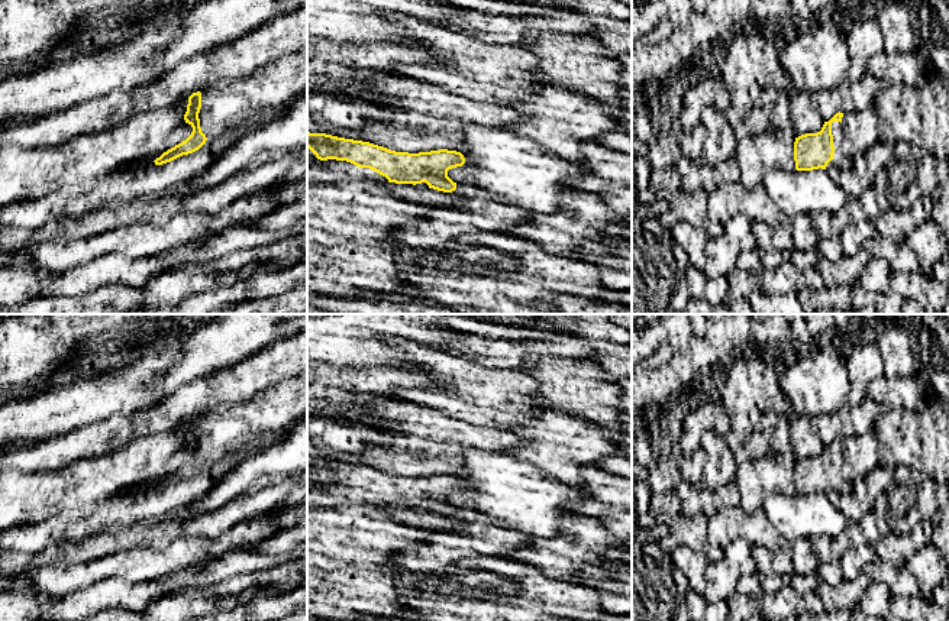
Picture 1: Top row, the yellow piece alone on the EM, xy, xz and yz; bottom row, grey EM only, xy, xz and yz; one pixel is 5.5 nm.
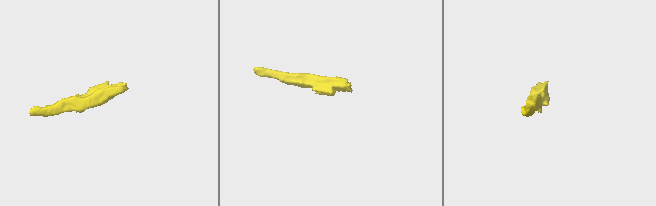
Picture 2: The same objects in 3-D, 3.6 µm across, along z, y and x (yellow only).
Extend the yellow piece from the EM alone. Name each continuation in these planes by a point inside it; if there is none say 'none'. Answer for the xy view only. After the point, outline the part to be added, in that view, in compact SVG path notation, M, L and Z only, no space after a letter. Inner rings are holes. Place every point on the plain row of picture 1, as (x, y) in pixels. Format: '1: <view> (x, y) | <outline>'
1: xy (229, 430) | M307 368L304 372L285 378L256 394L246 402L229 407L223 411L201 415L201 433L198 437L201 456L209 469L230 452L246 449L246 443L265 433L285 428L307 411Z

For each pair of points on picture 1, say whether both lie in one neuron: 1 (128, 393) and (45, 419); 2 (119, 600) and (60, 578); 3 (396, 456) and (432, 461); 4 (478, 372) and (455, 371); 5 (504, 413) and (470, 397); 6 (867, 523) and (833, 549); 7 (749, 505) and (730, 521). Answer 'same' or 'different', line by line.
1: same
2: different
3: same
4: same
5: same
6: same
7: different

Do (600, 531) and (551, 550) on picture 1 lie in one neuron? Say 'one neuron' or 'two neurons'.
one neuron

